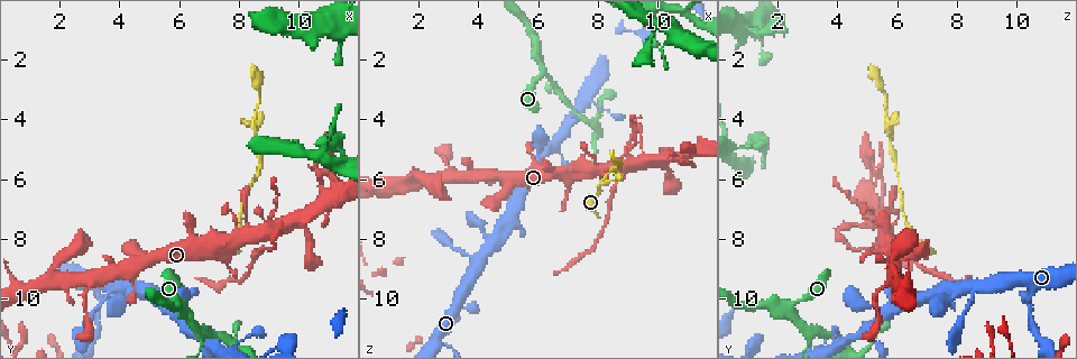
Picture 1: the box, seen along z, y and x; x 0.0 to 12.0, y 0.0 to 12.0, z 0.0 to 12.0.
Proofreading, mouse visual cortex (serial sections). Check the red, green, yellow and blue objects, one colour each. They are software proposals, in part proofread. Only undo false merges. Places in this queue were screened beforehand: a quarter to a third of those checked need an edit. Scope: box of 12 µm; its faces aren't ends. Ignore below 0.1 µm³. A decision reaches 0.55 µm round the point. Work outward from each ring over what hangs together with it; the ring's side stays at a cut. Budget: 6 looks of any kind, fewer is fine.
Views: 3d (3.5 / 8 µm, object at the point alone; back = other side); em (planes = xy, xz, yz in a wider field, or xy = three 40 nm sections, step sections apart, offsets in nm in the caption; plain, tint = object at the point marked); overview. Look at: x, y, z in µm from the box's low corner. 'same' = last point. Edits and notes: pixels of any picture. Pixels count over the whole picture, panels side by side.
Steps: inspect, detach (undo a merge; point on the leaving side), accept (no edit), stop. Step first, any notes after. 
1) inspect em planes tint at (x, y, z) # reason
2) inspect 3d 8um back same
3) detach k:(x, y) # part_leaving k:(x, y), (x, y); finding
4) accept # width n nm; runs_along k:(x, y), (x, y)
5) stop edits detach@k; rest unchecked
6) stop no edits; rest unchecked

inspect 3d 3.5um at (8.5, 4.6, 5.7) # narrows sharply

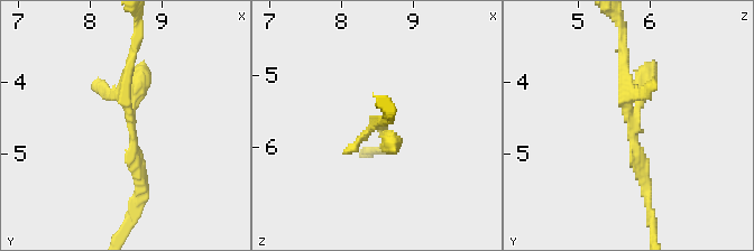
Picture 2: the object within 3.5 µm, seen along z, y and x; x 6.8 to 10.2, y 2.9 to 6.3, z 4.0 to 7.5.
inspect em planes tint at (8.60, 4.65, 5.75)

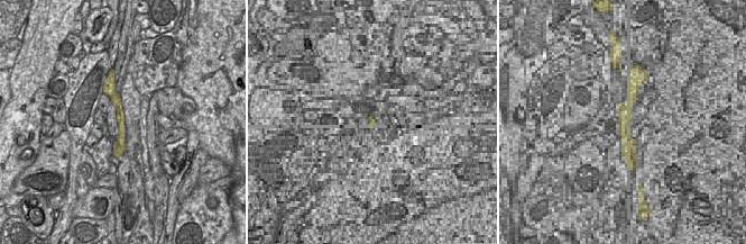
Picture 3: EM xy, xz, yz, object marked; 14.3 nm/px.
inspect em xy step 5 tint same # cut it another way

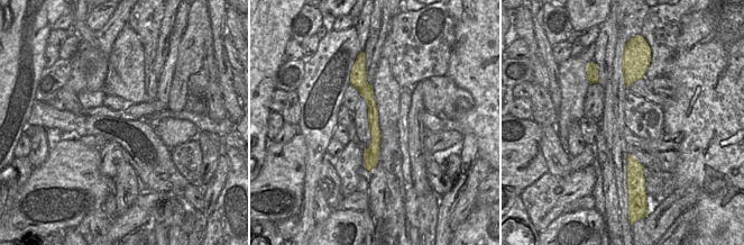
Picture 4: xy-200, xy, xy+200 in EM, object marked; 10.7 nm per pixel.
accept # runs_along 2:(647, 200), (625, 103), (625, 55); one cell here

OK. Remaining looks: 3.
inspect 3d 3.5um at (6.2, 10.3, 2.4)

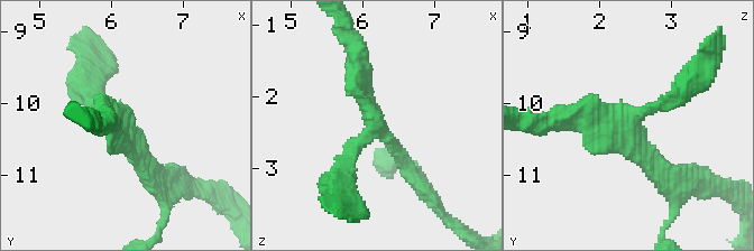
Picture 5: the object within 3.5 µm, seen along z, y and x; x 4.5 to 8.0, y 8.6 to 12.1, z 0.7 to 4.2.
inspect em xy step 5 tint at (6.15, 10.25, 2.45)

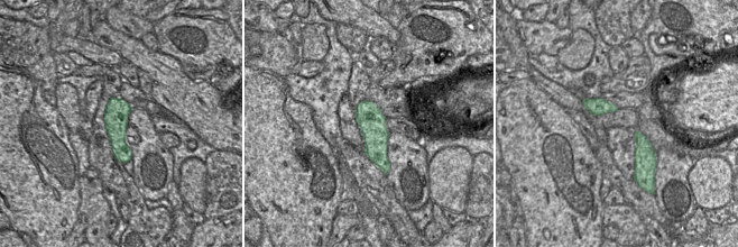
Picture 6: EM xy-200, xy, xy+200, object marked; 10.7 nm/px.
accept # runs_along 5:(89, 91), (127, 124), (154, 173); continuous, no second cell

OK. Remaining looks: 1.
stop no edits; rest unchecked

